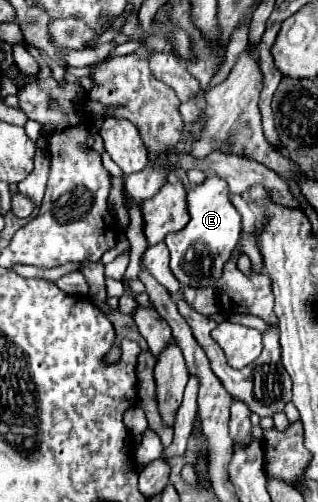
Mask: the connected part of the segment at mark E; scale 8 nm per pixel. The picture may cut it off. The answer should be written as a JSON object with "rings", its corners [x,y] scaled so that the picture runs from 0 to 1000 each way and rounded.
{"rings":[[[651,353],[632,369],[588,384],[588,416],[601,440],[588,456],[525,468],[519,484],[538,500],[538,540],[582,572],[657,572],[664,556],[689,556],[708,524],[733,508],[758,472],[758,428],[714,392],[714,365],[689,353]]]}

